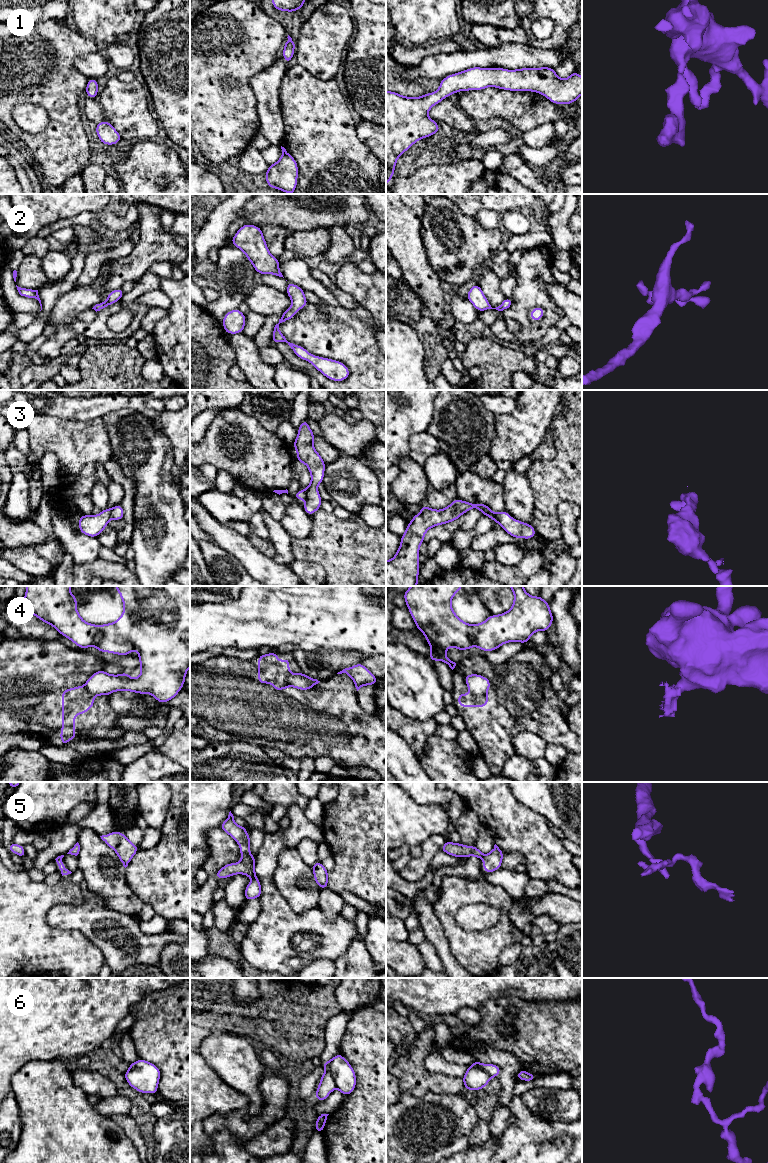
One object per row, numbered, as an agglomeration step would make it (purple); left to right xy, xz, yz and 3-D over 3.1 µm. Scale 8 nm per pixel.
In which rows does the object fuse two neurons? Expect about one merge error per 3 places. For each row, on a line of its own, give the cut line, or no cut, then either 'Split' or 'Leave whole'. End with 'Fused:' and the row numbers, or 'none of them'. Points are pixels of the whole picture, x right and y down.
1: No split. Leave whole
2: No split. Leave whole
3: Split along xz (305, 490), (307, 499). Split
4: Split along yz (470, 691), (476, 695), (485, 694). Split
5: Split along xz (252, 879), (257, 880). Split
6: Split along xz (325, 1070), (330, 1073), (336, 1087). Split
Fused: 3, 4, 5, 6

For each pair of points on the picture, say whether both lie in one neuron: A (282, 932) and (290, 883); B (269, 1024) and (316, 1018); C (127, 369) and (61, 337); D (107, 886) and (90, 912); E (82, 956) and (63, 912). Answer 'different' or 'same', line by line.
A: different
B: same
C: different
D: different
E: different

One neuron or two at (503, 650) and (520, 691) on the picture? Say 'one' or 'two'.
two

